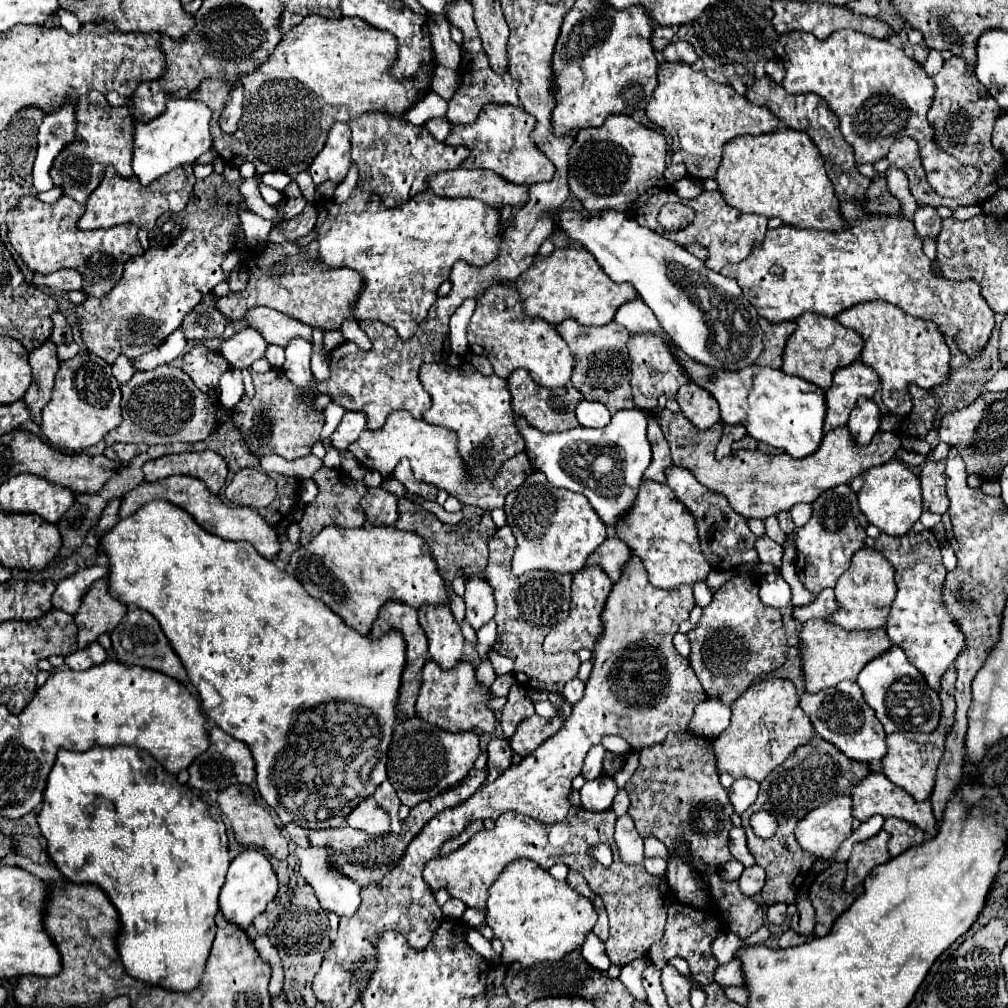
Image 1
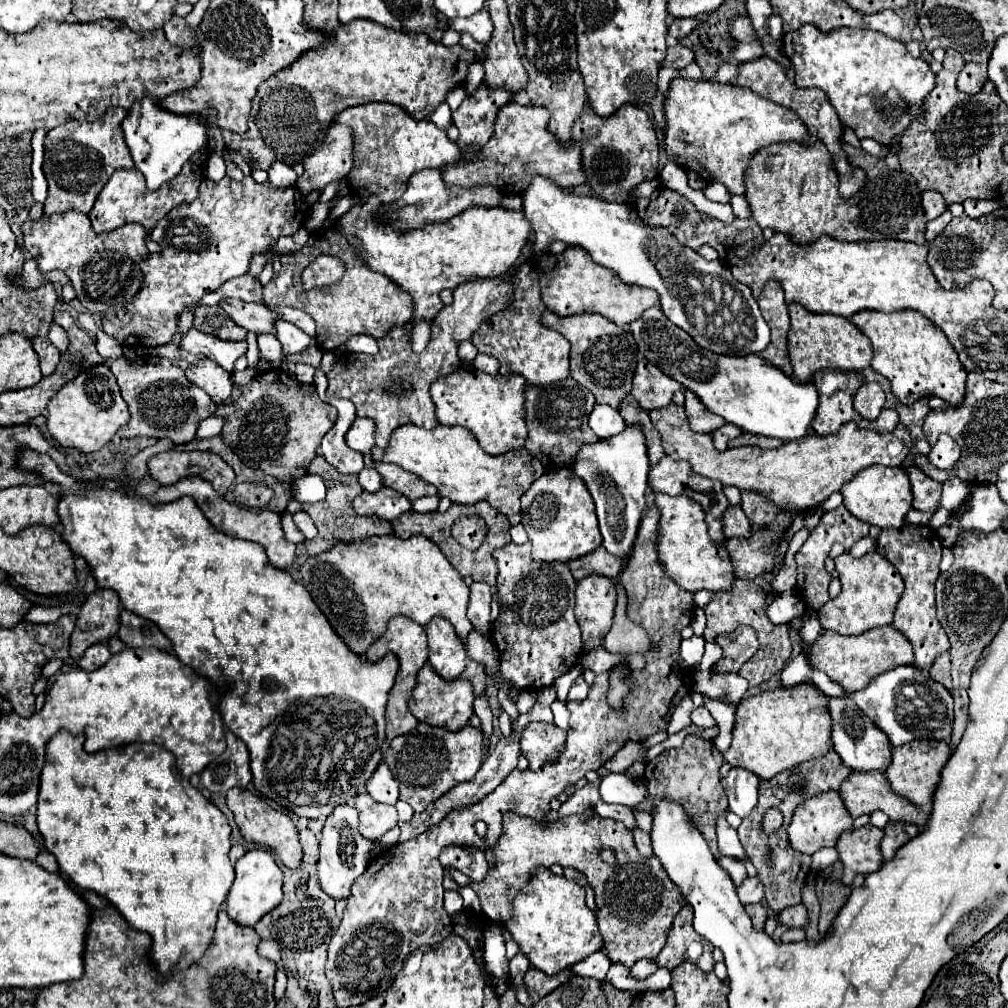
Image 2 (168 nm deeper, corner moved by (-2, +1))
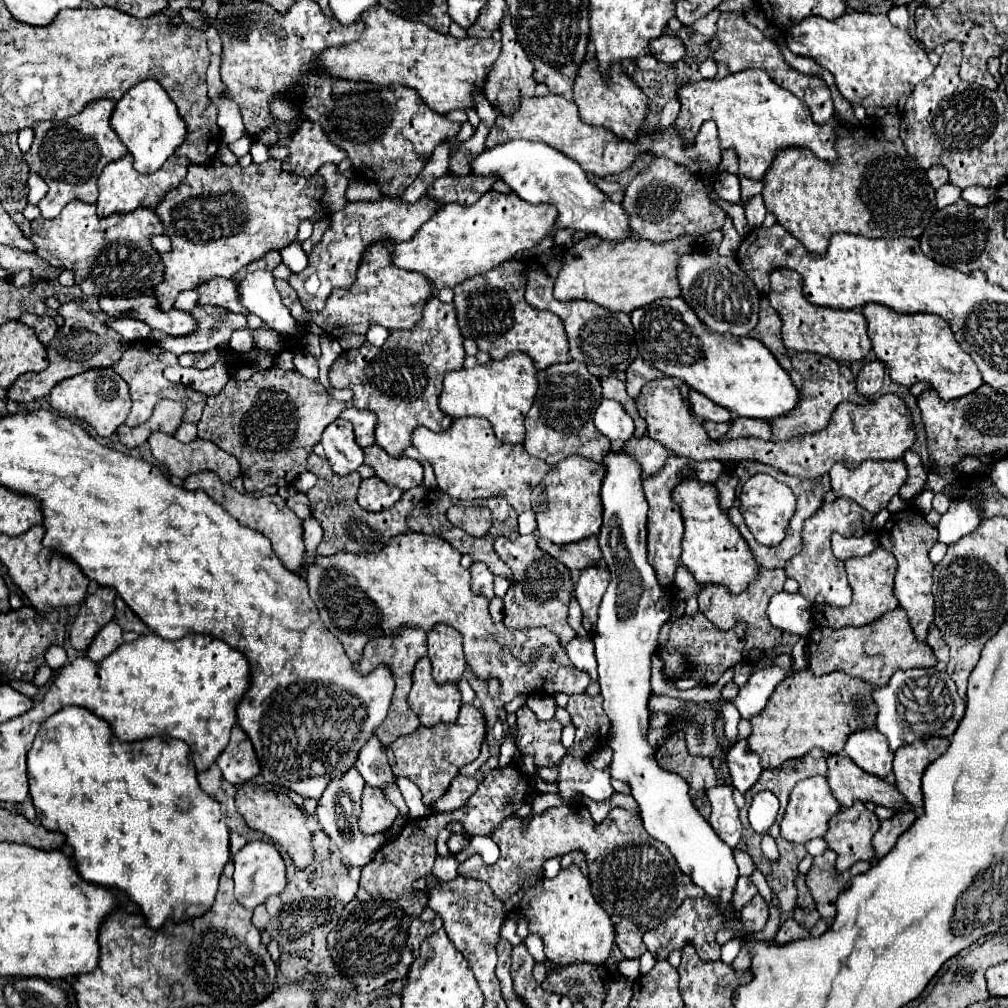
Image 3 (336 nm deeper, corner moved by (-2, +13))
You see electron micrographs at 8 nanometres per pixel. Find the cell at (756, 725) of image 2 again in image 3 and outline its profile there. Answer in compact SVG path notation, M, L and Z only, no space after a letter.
M810 669L786 677L770 695L764 711L750 719L752 733L746 739L748 747L760 755L764 769L774 769L788 759L798 759L820 747L830 753L844 749L846 737L856 729L876 725L876 705L870 699L872 685L842 671L814 675Z

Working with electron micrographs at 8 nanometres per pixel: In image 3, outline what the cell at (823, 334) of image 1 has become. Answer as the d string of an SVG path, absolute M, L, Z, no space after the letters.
M776 269L770 273L770 305L782 317L782 339L790 353L814 351L818 355L828 355L836 361L852 363L866 357L872 343L866 333L866 319L860 311L838 311L830 307L818 307L804 299L802 277L792 269Z

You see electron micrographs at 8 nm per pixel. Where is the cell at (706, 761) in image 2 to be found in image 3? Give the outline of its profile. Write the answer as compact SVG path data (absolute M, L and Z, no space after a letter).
M678 731L678 733L672 733L662 747L656 749L656 761L662 769L680 775L688 783L690 799L694 807L700 811L700 815L704 815L704 819L708 819L710 801L706 797L706 789L718 785L712 759L690 755L686 749L684 733Z

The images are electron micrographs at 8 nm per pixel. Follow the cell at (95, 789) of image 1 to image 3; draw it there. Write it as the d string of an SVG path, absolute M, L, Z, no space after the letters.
M70 705L70 707L60 709L52 717L48 717L44 721L44 725L40 727L40 731L34 739L34 745L28 753L28 783L30 783L30 795L34 801L36 813L40 817L40 825L46 827L48 831L60 831L66 835L66 845L72 847L72 855L76 859L80 875L90 883L122 889L134 903L138 903L138 907L142 909L142 915L150 927L162 927L168 919L174 919L174 923L178 923L178 919L184 921L190 917L200 917L214 905L214 897L218 891L218 879L222 875L224 865L230 861L228 825L226 825L226 815L224 815L220 803L200 789L200 785L196 781L196 769L190 759L190 749L184 741L170 739L170 737L150 737L150 739L142 739L136 743L122 743L122 741L116 741L116 737L112 735L112 731L104 719L96 717L88 709Z

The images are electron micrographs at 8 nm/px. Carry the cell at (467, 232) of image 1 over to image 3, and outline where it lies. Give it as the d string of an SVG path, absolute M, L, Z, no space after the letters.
M488 191L474 205L446 203L414 233L412 239L384 243L392 249L390 257L396 267L422 273L438 293L444 287L456 287L474 275L502 265L518 251L534 247L550 233L554 219L554 205L532 205L516 197L516 193L502 195Z

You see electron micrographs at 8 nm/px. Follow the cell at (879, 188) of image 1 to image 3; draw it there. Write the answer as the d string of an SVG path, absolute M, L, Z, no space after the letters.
M858 125L852 129L836 127L836 161L824 161L816 157L812 151L804 147L786 147L776 153L768 173L764 175L762 183L762 199L766 211L770 211L778 223L792 233L802 245L812 253L824 253L828 247L828 239L834 233L854 233L864 237L884 237L884 239L896 239L896 237L914 237L918 239L934 209L934 189L928 185L926 171L906 153L900 139L894 143L888 143L882 137L880 127L876 125Z

